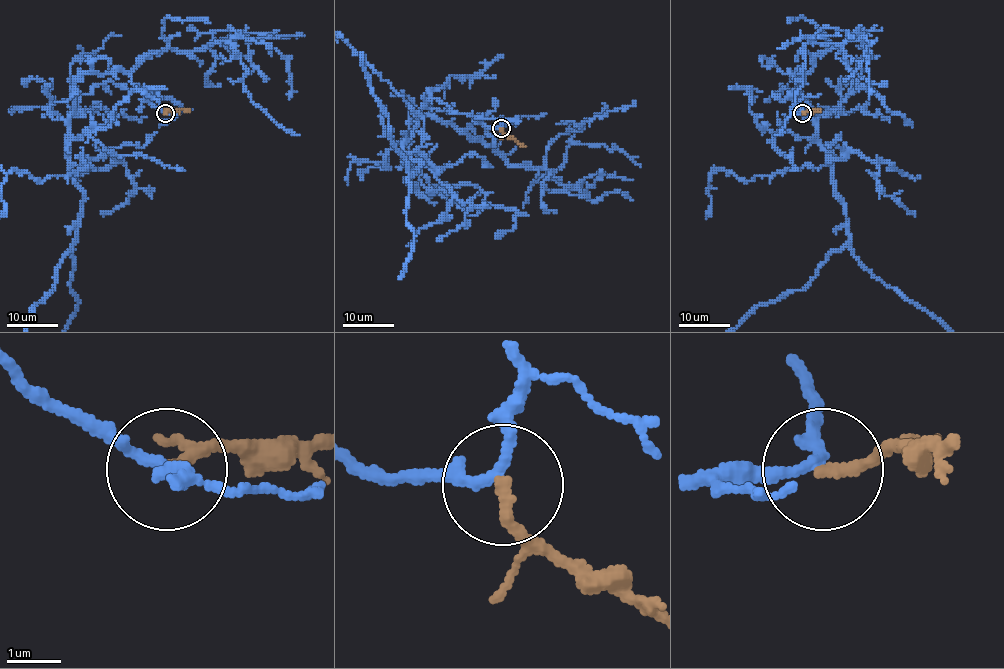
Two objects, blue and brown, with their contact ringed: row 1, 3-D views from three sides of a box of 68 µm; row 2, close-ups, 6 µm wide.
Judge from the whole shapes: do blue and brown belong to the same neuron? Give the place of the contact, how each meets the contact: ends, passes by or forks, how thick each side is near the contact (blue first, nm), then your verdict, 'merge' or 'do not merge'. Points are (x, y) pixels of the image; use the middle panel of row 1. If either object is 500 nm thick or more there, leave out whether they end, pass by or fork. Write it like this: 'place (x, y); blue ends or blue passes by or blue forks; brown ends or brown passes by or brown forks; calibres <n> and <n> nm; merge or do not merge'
place (501, 128); blue passes by; brown ends; calibres 180 and 220 nm; do not merge

